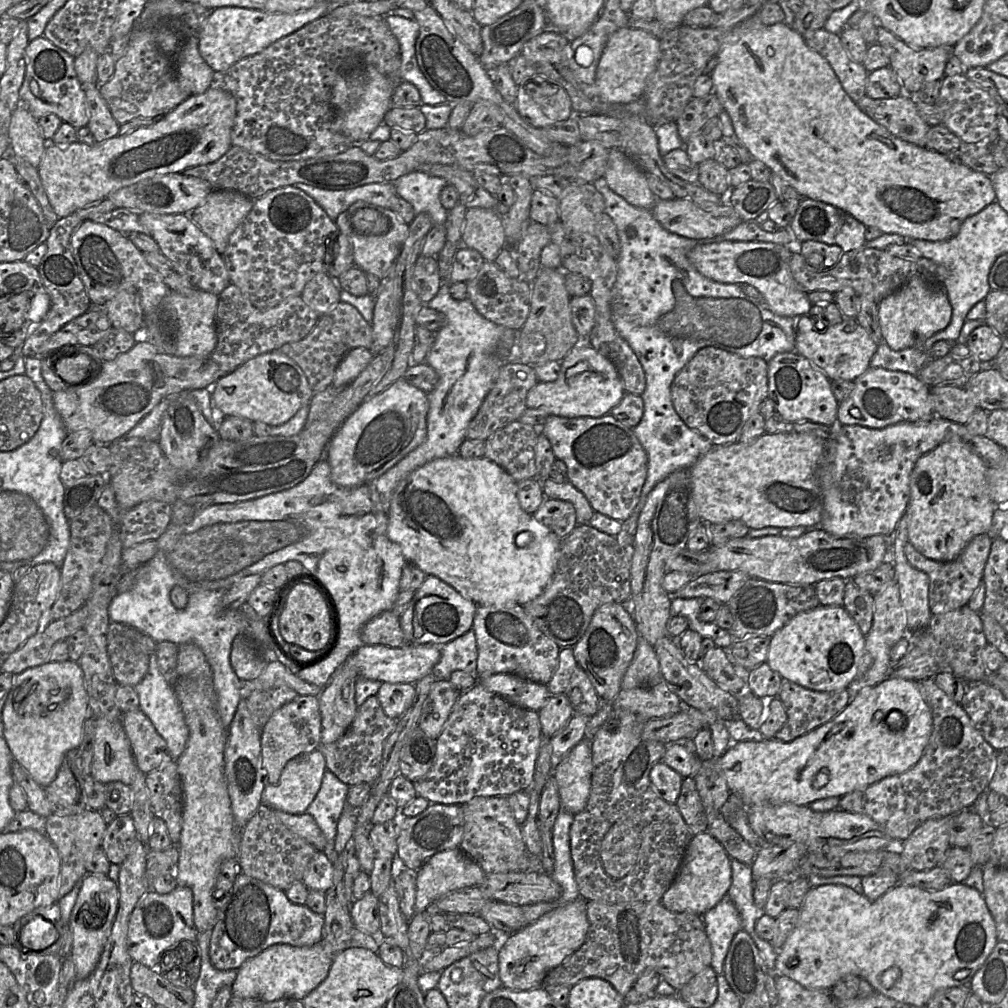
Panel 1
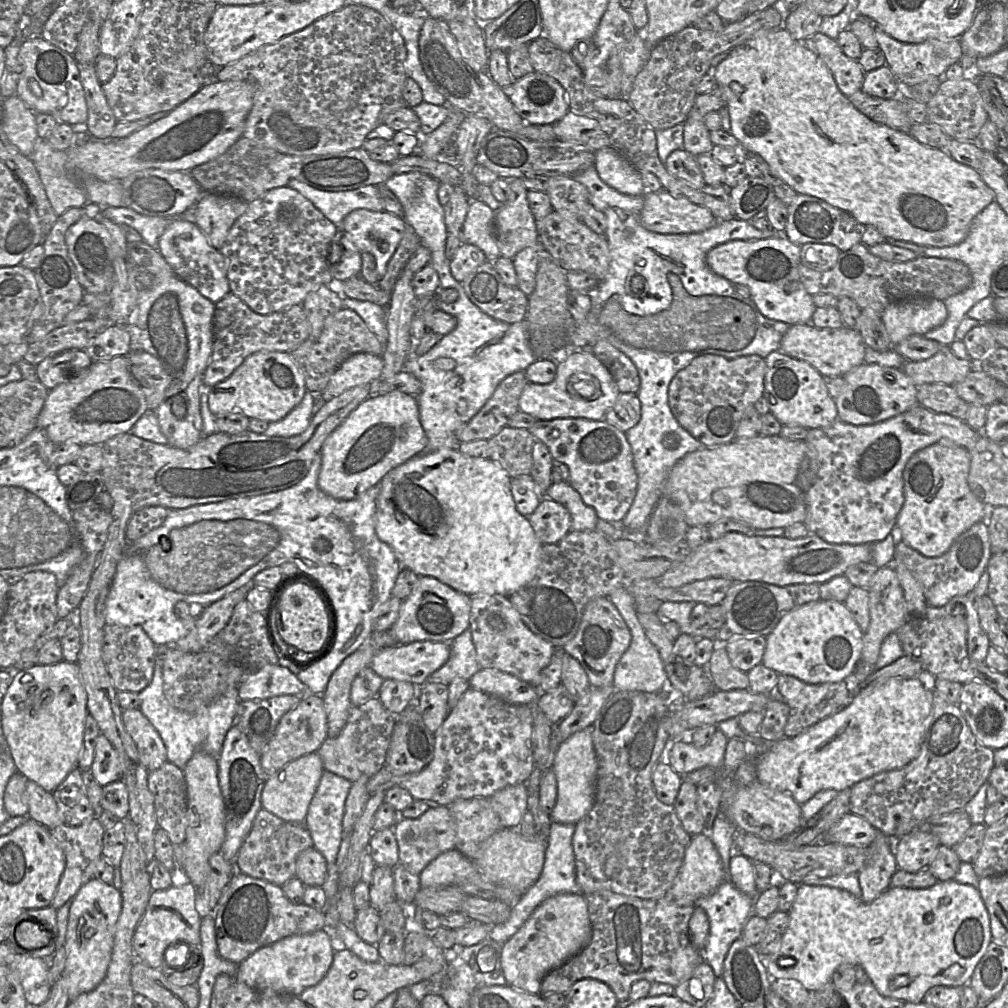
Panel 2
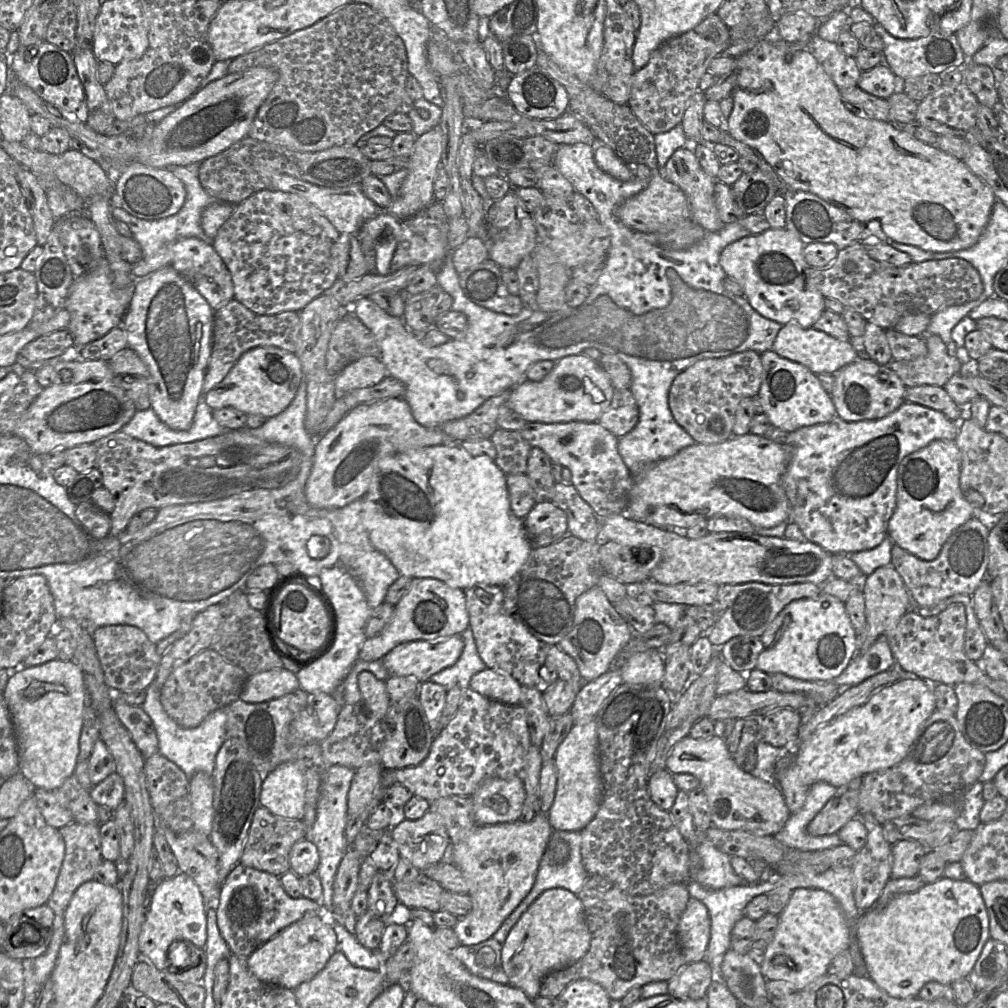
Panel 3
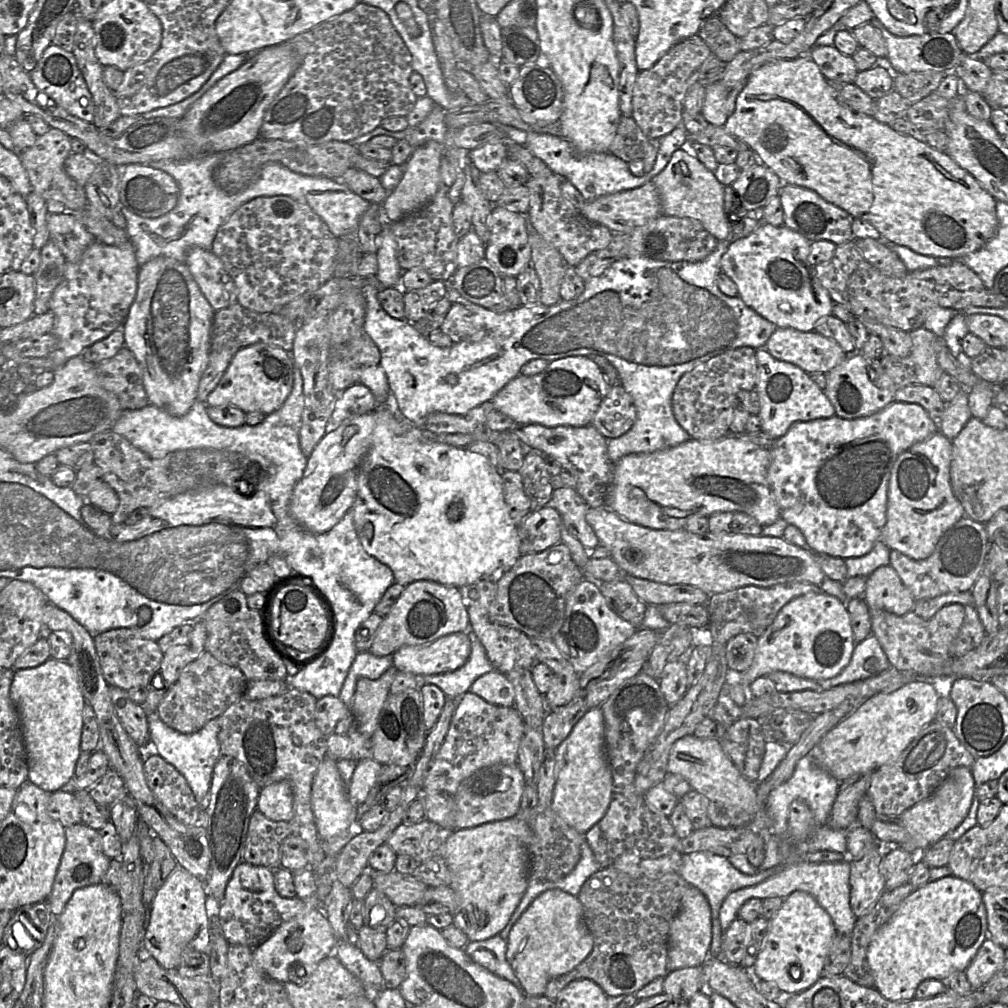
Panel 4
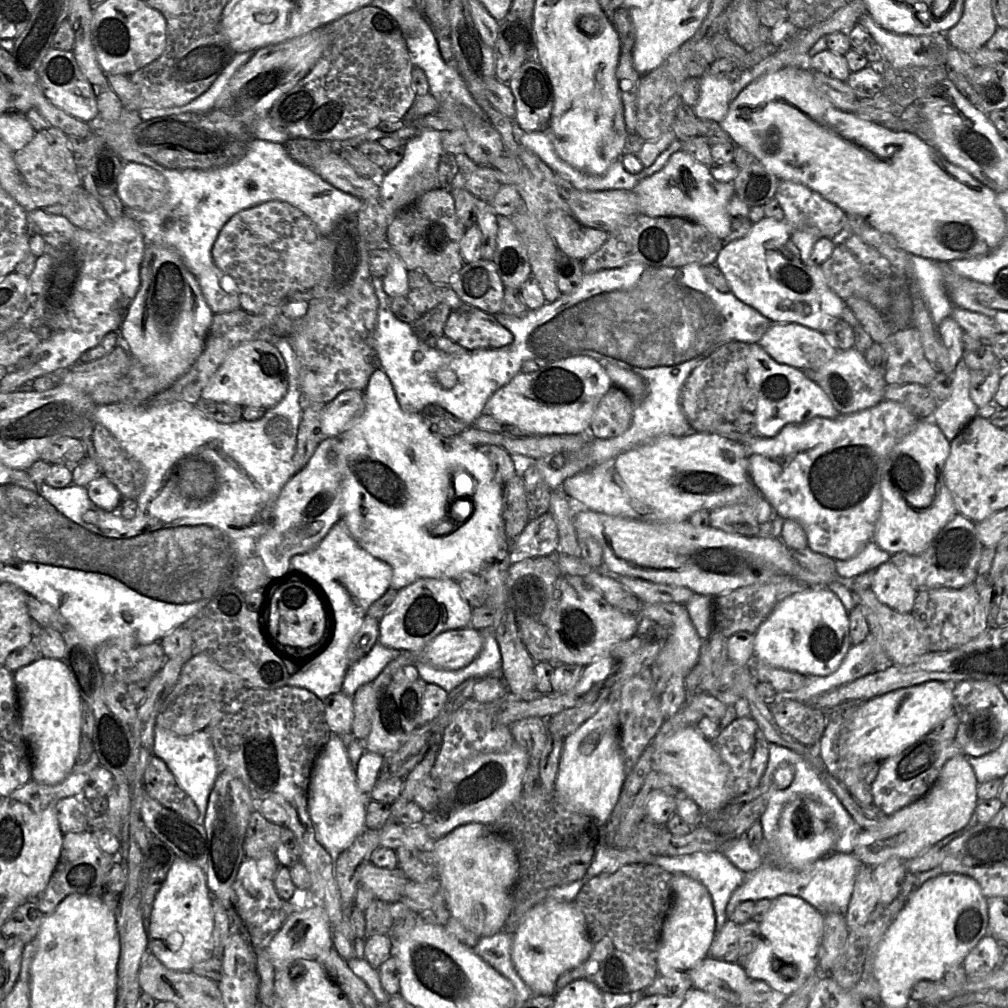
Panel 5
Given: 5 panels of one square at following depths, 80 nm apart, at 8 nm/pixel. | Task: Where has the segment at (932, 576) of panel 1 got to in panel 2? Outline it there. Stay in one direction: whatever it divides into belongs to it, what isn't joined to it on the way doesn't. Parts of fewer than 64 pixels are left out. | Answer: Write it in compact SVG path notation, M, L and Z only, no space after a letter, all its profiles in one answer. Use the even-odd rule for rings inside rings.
M987 520L973 524L959 535L940 557L926 557L903 541L897 541L894 551L894 559L901 561L921 584L925 600L928 606L932 607L941 607L956 596L964 597L972 594L982 573L986 570L991 555Z

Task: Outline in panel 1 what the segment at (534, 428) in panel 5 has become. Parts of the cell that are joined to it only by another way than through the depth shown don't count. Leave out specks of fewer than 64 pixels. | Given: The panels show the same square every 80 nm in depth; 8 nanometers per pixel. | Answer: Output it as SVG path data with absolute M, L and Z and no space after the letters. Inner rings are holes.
M586 342L575 346L560 362L561 371L554 382L538 382L527 394L527 409L540 409L549 416L566 418L607 415L625 395L623 383L613 363Z

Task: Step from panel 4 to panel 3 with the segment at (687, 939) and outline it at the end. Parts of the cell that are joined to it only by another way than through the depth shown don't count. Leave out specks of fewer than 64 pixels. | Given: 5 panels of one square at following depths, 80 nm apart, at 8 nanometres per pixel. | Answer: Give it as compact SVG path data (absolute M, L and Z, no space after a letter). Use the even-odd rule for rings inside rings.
M690 898L678 923L678 940L687 964L705 959L711 935L711 921L707 907Z

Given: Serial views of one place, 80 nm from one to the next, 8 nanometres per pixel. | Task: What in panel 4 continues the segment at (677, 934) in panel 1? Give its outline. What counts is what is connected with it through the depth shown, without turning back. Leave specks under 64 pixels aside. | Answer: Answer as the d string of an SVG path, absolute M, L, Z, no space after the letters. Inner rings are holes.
M612 867L591 875L577 896L584 910L584 919L593 937L593 950L572 971L553 978L544 995L555 1000L572 981L590 979L598 984L607 996L636 994L638 990L658 977L665 977L667 970L668 934L670 924L680 910L681 899L690 884L678 873L667 873L655 880L635 879Z

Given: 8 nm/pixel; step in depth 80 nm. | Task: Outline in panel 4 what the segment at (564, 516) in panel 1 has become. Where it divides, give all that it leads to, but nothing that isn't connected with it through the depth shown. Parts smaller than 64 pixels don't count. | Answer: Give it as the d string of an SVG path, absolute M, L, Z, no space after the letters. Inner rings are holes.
M547 505L530 512L519 526L521 556L539 553L561 541L562 518Z

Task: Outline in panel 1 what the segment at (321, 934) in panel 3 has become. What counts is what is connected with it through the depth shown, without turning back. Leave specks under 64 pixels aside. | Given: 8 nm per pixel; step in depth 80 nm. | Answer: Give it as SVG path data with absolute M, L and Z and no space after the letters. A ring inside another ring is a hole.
M322 942L307 947L274 944L255 957L247 959L239 967L237 977L231 986L232 996L267 1002L283 998L301 1001L326 979L332 960L333 957L325 952Z

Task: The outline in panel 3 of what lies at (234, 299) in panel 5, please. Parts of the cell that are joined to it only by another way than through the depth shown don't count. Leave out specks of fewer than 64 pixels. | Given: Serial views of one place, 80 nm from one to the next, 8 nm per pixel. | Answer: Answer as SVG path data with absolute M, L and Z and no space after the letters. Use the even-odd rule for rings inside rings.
M195 237L175 241L170 266L193 285L214 311L234 299L231 274L212 243Z

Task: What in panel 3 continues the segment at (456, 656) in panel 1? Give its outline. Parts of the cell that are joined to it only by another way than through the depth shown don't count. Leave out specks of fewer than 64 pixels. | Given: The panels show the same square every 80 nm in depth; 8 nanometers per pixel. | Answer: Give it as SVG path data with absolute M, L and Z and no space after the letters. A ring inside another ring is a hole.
M470 627L461 634L461 638L464 642L464 648L458 661L430 678L430 681L444 686L447 691L454 686L466 690L470 687L471 678L487 668L479 656Z

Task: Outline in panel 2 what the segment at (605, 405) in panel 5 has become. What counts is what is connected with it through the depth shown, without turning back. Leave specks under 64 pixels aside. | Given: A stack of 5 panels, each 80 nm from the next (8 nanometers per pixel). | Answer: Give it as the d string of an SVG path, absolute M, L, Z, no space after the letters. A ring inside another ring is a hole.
M620 393L604 420L622 432L633 428L641 418L641 403L635 393Z

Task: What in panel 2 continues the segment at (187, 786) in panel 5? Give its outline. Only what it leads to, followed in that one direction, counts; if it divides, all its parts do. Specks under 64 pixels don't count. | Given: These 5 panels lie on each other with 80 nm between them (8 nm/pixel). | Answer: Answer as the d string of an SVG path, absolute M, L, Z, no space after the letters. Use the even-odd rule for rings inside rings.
M156 650L155 654L153 678L150 684L139 692L141 699L139 709L161 736L167 750L167 761L172 762L183 770L187 762L197 751L203 751L218 758L227 732L232 727L238 711L240 702L238 687L228 689L215 701L200 707L195 713L178 710L168 702L164 694L162 671L164 656L158 656Z

